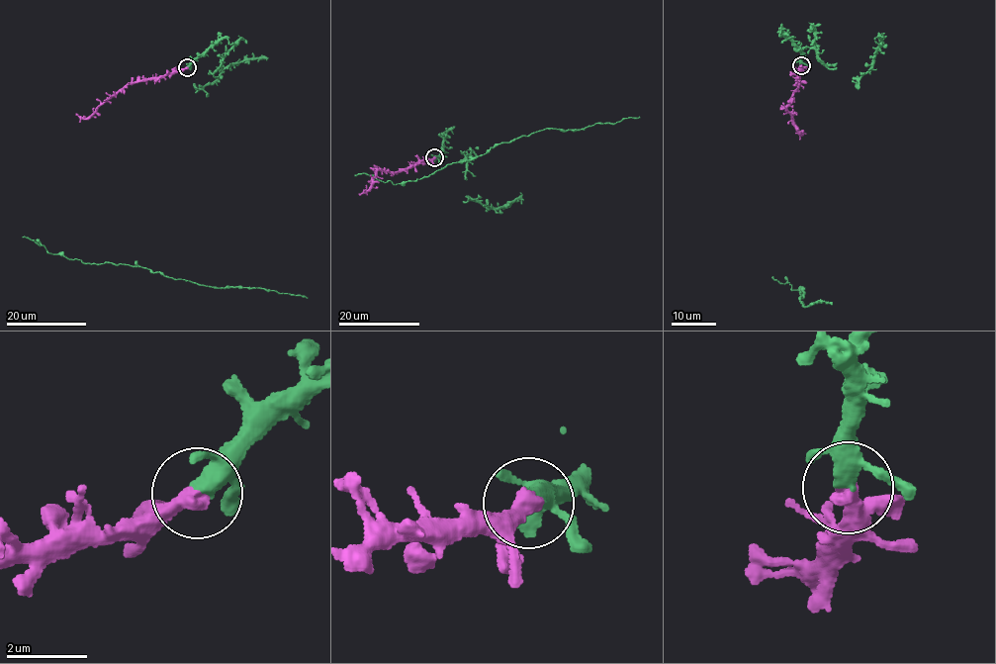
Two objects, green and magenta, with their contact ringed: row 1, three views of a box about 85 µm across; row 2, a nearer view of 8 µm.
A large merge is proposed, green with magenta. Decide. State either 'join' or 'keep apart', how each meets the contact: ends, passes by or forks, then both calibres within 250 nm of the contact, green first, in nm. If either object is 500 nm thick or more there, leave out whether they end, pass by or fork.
join; green forks there; magenta ends there; 280 nm thick on the green side, 440 nm on the other

